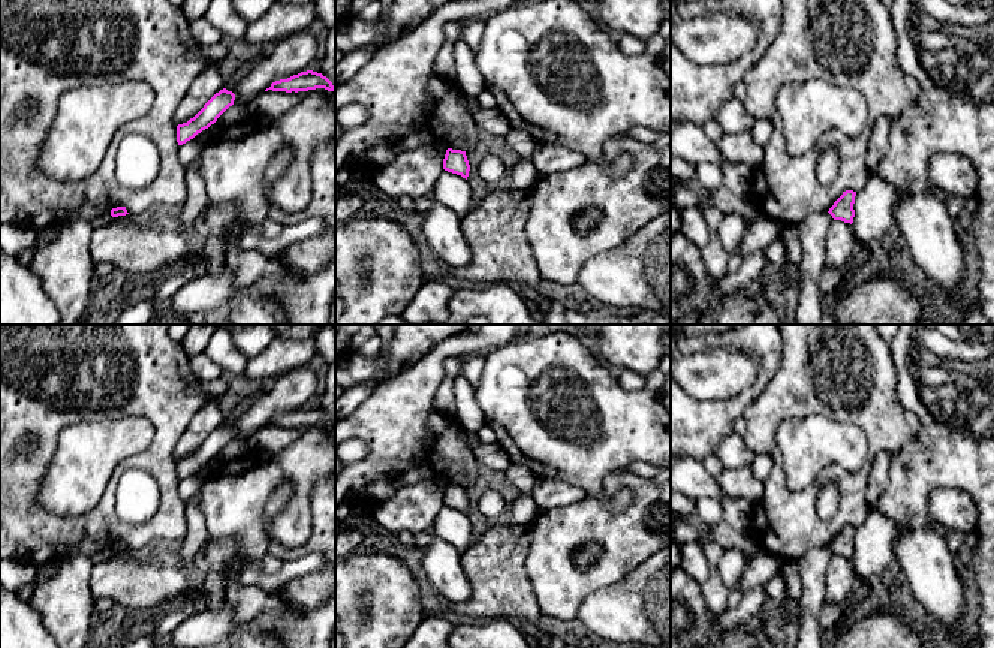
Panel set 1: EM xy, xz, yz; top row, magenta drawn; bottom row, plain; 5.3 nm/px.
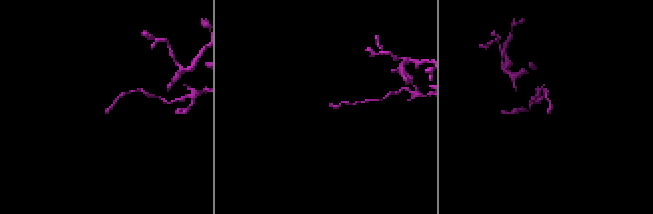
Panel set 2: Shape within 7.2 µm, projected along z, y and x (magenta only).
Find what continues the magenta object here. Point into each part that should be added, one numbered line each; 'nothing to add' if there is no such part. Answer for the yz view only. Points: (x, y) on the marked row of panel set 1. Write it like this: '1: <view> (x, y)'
nothing to add

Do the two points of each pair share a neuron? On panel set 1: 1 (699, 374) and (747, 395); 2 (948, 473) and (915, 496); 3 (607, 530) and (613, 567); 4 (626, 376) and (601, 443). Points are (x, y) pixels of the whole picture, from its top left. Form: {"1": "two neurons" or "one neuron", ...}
{"1": "two neurons", "2": "one neuron", "3": "one neuron", "4": "two neurons"}

